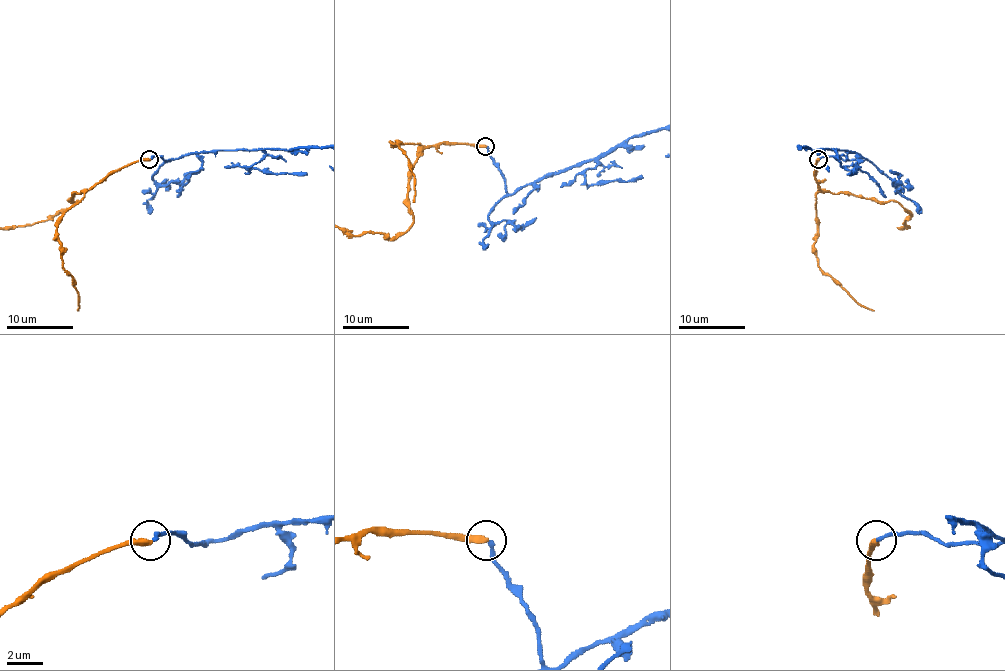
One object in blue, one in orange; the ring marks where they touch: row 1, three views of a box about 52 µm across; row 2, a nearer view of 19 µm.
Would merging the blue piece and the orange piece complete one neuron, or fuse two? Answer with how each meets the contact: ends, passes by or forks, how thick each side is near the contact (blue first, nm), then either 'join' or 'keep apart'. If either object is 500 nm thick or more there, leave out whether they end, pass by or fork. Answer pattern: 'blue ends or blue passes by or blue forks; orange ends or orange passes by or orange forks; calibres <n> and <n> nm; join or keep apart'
blue ends; orange ends; calibres 200 and 360 nm; keep apart

